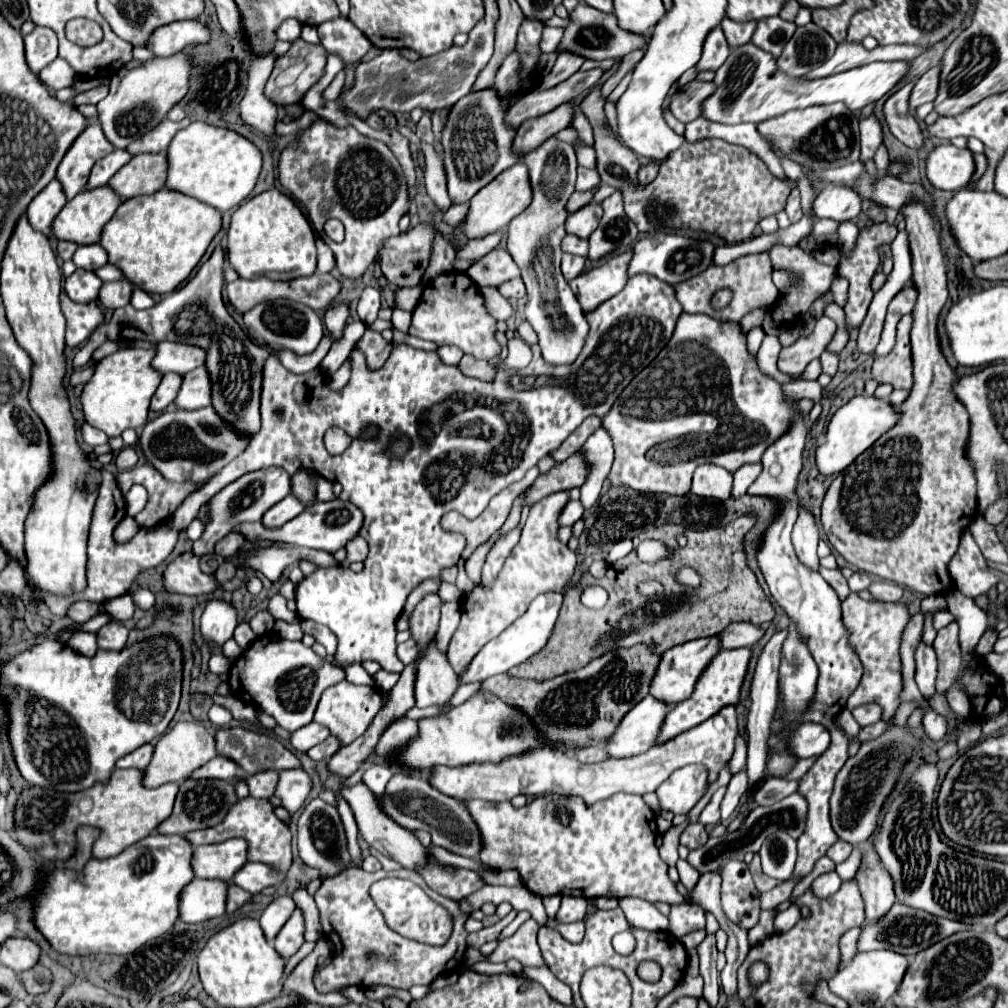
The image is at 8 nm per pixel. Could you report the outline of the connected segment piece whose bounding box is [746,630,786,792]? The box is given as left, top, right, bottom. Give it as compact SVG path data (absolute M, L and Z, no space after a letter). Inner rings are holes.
M786 630L774 634L770 642L766 644L764 652L758 658L754 682L752 682L752 694L750 694L750 712L748 712L748 760L746 760L746 772L748 772L748 792L756 788L764 780L764 768L766 768L766 756L768 756L768 736L770 736L770 724L774 720L774 710L778 702L778 664L780 664L780 648L786 638Z

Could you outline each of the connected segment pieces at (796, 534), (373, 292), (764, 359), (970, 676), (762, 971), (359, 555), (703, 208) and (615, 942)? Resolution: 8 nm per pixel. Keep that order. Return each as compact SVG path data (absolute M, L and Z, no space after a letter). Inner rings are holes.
M800 510L794 530L792 530L792 544L794 544L798 560L806 568L812 568L814 572L820 572L820 560L816 556L818 540L820 538L818 538L818 528L816 528L814 516L806 510Z
M364 288L360 302L358 302L358 316L364 324L372 324L380 310L380 290L378 288Z
M766 334L756 357L758 368L762 374L775 379L780 384L785 384L794 381L794 379L777 369L777 351L781 351L778 339L777 336Z
M950 622L946 628L938 630L938 636L934 640L934 650L936 650L936 656L938 656L938 680L936 680L936 692L938 694L948 694L948 690L954 686L954 684L960 684L960 690L966 694L966 698L970 700L970 706L972 706L972 712L968 718L956 714L954 722L956 722L956 730L954 730L954 736L958 738L960 734L960 728L970 722L970 720L988 720L988 718L996 718L1000 716L1000 712L1006 708L1006 696L1004 696L1004 686L1002 686L1002 680L988 670L988 666L984 664L984 656L994 652L994 644L998 640L998 632L994 628L986 628L986 632L982 634L980 642L976 644L974 648L974 654L972 654L972 662L970 666L966 666L964 658L962 658L962 650L960 650L960 642L958 642L958 622Z
M758 960L756 964L752 964L750 970L748 970L748 980L750 980L750 984L752 984L754 988L756 988L758 984L762 984L764 980L768 980L768 966L762 964L762 960Z
M356 536L348 546L348 552L352 552L352 560L366 560L368 556L368 542L362 536Z
M598 86L582 102L582 112L588 116L594 128L594 150L598 156L596 170L602 184L614 186L622 192L626 214L640 232L696 230L716 234L728 244L738 244L750 238L762 218L782 212L790 192L798 188L798 182L792 178L776 178L758 154L720 138L684 142L662 162L662 170L658 172L656 180L648 186L640 186L640 162L634 152L616 142L614 134L602 128L602 122L606 120L602 106L604 98L600 98Z
M622 933L615 935L612 940L612 945L616 952L622 955L628 955L634 950L634 936L632 933Z

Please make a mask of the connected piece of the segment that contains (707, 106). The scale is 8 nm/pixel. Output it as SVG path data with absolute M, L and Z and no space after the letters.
M748 42L740 48L732 48L726 62L716 70L716 92L704 102L704 118L720 124L758 124L794 108L832 102L844 102L852 112L862 110L880 100L884 94L888 94L908 74L908 66L910 62L906 60L870 62L866 66L858 66L828 78L800 80L778 72L776 58Z

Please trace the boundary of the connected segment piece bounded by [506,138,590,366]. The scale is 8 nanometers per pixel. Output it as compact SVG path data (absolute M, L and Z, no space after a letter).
M548 138L540 148L524 156L524 164L528 168L532 184L532 204L508 224L506 248L522 270L522 280L528 290L524 316L538 334L542 358L550 366L566 366L578 358L584 348L584 340L590 332L586 316L560 270L560 244L566 236L566 218L570 216L566 204L572 192L576 190L576 152L572 144Z

